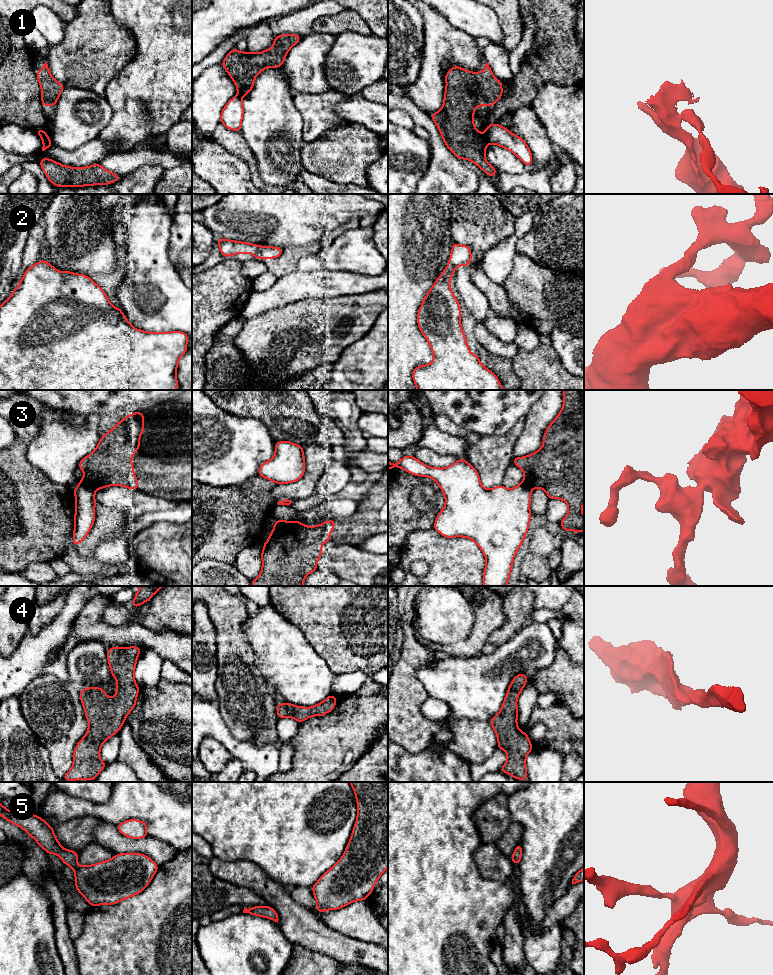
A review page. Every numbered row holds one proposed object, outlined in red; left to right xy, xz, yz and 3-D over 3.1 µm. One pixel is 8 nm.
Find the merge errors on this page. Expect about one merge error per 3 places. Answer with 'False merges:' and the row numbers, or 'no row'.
False merges: 1, 3

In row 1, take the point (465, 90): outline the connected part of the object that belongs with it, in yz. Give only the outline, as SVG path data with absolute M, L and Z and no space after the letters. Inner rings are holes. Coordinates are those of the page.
M489 64L481 72L470 72L459 66L453 66L445 75L446 88L443 106L434 114L429 114L438 127L448 149L459 159L467 159L481 168L488 176L495 177L497 170L486 158L486 138L474 126L473 115L477 106L494 106L503 94L502 81L496 79Z

